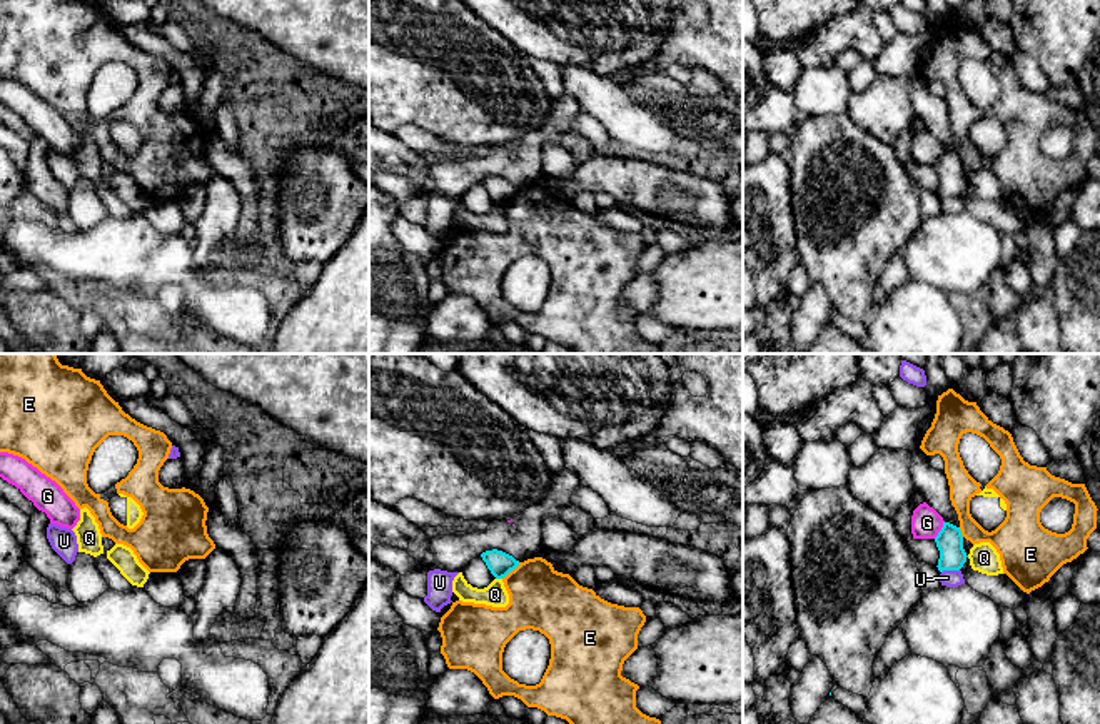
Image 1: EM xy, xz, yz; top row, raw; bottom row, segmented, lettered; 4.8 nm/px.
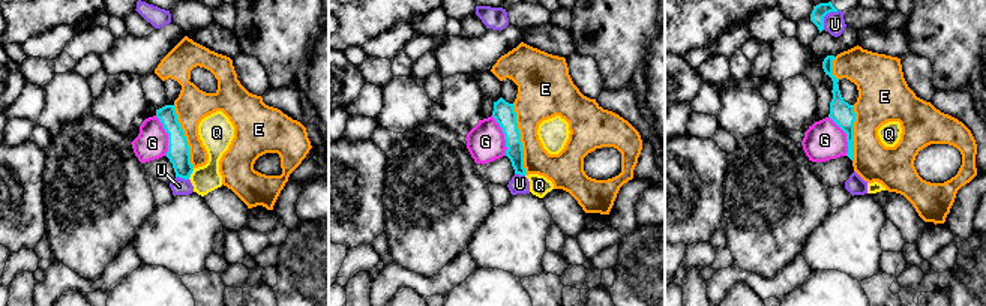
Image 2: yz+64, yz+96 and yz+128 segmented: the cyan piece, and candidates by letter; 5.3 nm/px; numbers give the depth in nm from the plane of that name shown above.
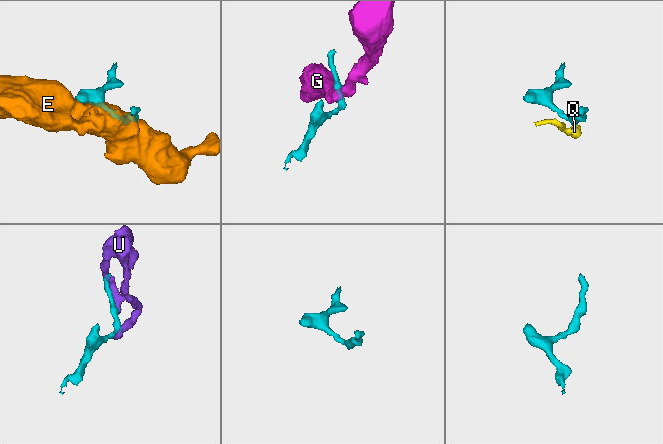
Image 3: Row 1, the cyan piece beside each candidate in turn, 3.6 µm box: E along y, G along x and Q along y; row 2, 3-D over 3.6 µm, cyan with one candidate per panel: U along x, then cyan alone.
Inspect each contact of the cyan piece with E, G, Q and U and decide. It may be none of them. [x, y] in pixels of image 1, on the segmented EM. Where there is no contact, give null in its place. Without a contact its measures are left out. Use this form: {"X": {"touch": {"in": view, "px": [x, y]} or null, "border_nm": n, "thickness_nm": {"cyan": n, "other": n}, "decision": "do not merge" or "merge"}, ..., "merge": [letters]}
{"E": {"touch": {"in": "xz", "px": [509, 571]}, "border_nm": 120, "thickness_nm": {"cyan": 120, "other": 300}, "decision": "do not merge"}, "G": {"touch": {"in": "yz", "px": [942, 529]}, "border_nm": 100, "thickness_nm": {"cyan": 130, "other": 150}, "decision": "do not merge"}, "Q": {"touch": {"in": "xz", "px": [499, 578]}, "border_nm": 30, "thickness_nm": {"cyan": 120, "other": 110}, "decision": "do not merge"}, "U": {"touch": {"in": "yz", "px": [950, 569]}, "border_nm": 90, "thickness_nm": {"cyan": 130, "other": 80}, "decision": "do not merge"}, "merge": []}

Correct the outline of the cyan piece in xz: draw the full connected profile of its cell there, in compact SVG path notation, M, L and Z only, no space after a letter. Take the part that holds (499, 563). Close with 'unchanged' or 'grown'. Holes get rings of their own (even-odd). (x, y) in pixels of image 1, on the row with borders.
M497 549L486 551L481 554L481 557L496 579L506 577L511 571L519 566L519 561Z | unchanged

